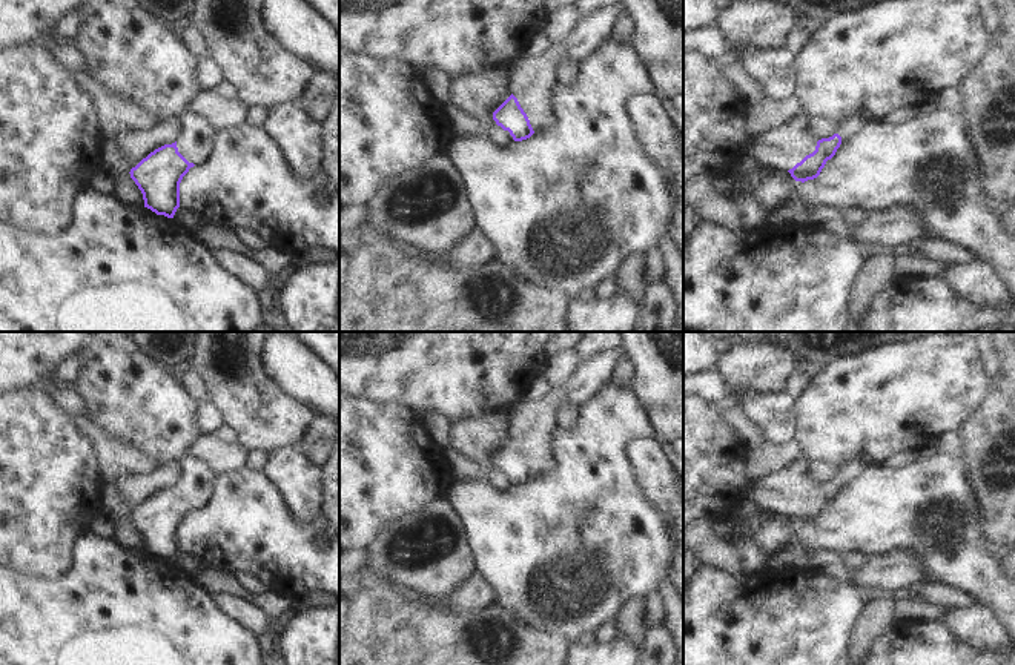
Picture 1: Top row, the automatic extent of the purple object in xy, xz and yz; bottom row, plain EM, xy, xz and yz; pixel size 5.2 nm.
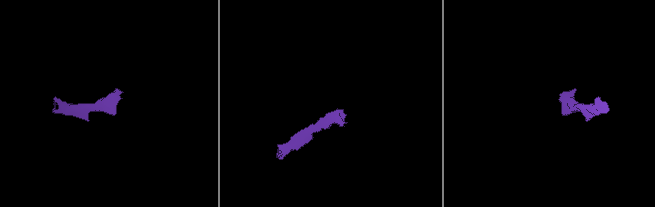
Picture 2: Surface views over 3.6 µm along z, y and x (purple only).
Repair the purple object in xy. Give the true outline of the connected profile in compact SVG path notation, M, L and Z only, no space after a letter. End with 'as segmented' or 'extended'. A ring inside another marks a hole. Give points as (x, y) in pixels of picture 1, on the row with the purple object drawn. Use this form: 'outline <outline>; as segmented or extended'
outline M186 114L181 127L175 143L155 149L129 172L143 194L144 207L167 218L180 207L183 177L195 164L206 163L220 140L210 121L197 114Z; extended

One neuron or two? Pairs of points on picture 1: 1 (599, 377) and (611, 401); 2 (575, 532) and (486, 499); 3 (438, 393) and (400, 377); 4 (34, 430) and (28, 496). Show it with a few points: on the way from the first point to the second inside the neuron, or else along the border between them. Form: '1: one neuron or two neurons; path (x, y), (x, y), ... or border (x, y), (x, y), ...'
1: two neurons; border (608, 381), (579, 407)
2: one neuron; path (553, 532), (518, 532), (507, 521)
3: one neuron; path (429, 384), (421, 377), (409, 377)
4: one neuron; path (29, 447), (29, 479)

